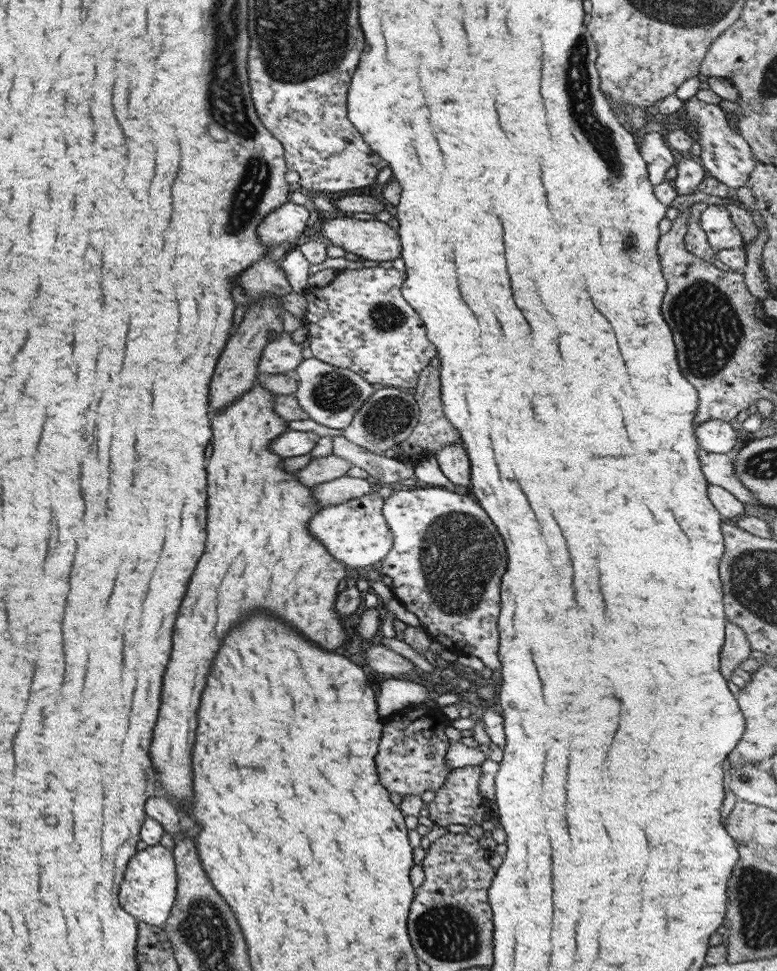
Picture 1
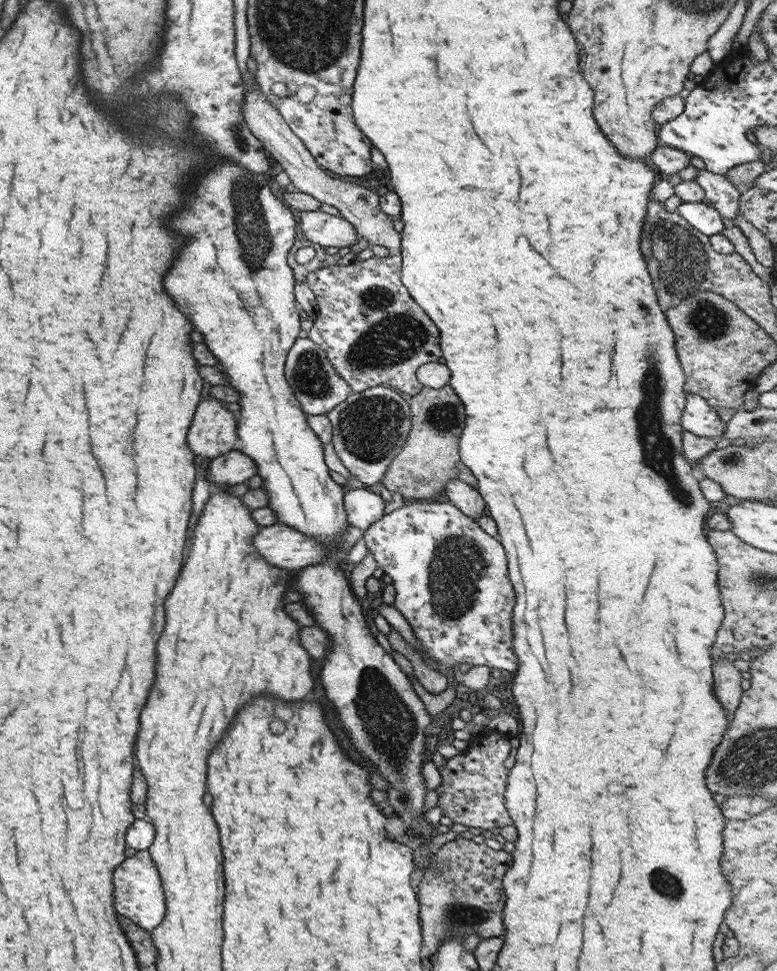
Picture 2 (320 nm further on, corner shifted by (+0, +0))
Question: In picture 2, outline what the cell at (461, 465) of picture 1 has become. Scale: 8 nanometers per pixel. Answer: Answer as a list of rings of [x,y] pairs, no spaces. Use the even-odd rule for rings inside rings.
[[[452,478],[445,483],[443,489],[447,500],[465,516],[476,520],[483,514],[486,506],[475,487]]]

